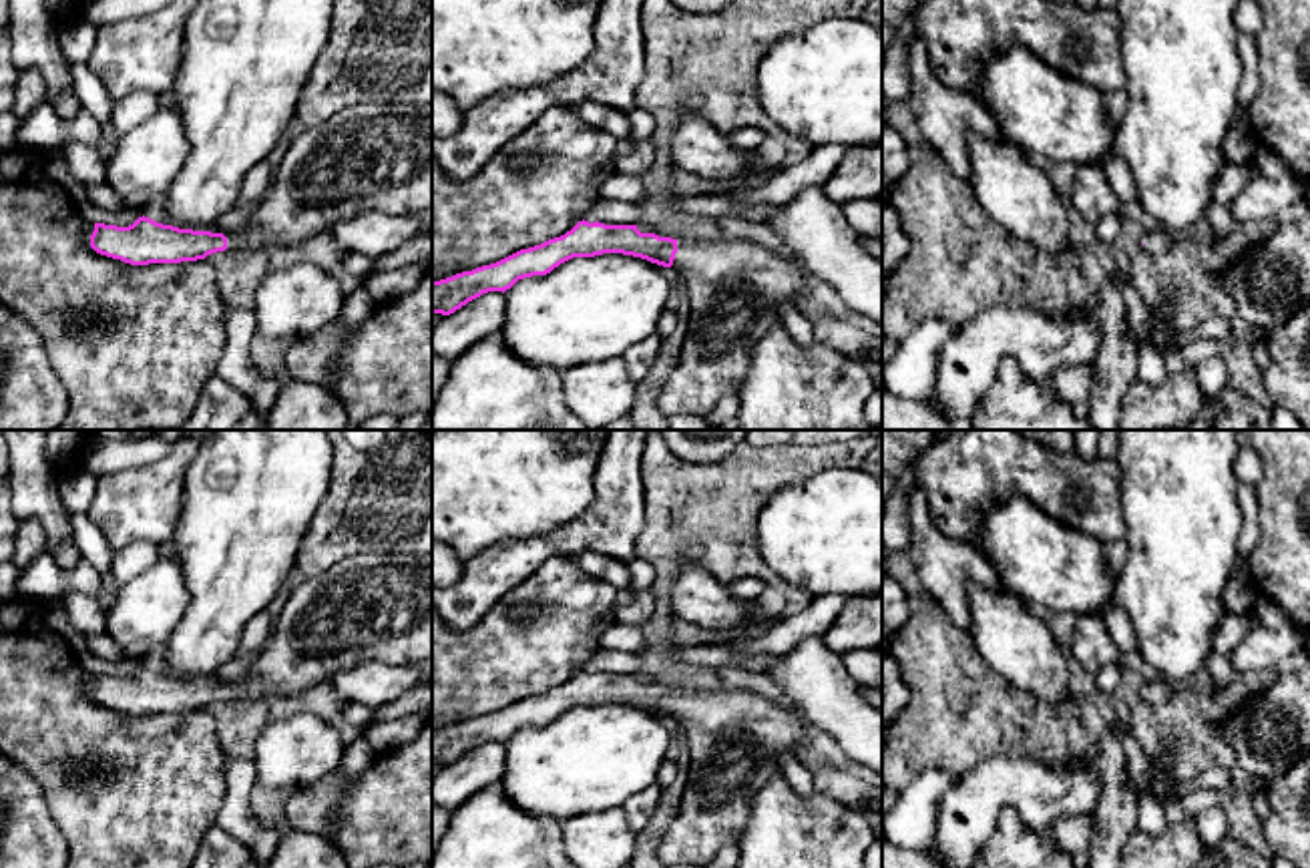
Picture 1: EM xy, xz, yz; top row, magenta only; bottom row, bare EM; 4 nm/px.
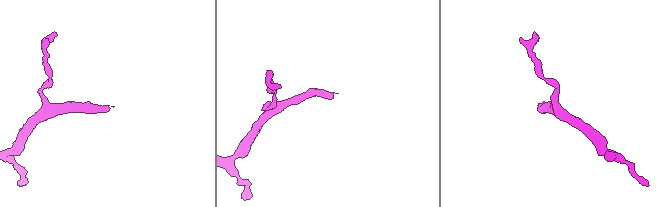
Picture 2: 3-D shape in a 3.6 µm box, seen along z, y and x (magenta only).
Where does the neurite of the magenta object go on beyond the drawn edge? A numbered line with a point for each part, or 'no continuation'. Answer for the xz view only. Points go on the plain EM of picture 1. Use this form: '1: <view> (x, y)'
1: xz (734, 738)

